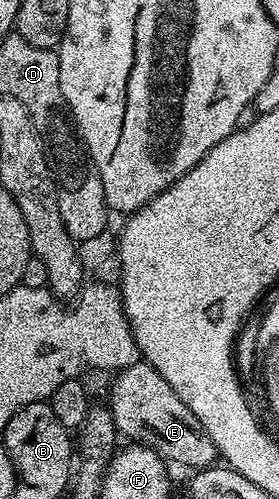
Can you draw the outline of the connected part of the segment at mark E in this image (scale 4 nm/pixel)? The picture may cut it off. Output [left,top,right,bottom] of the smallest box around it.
[112,362,218,470]

